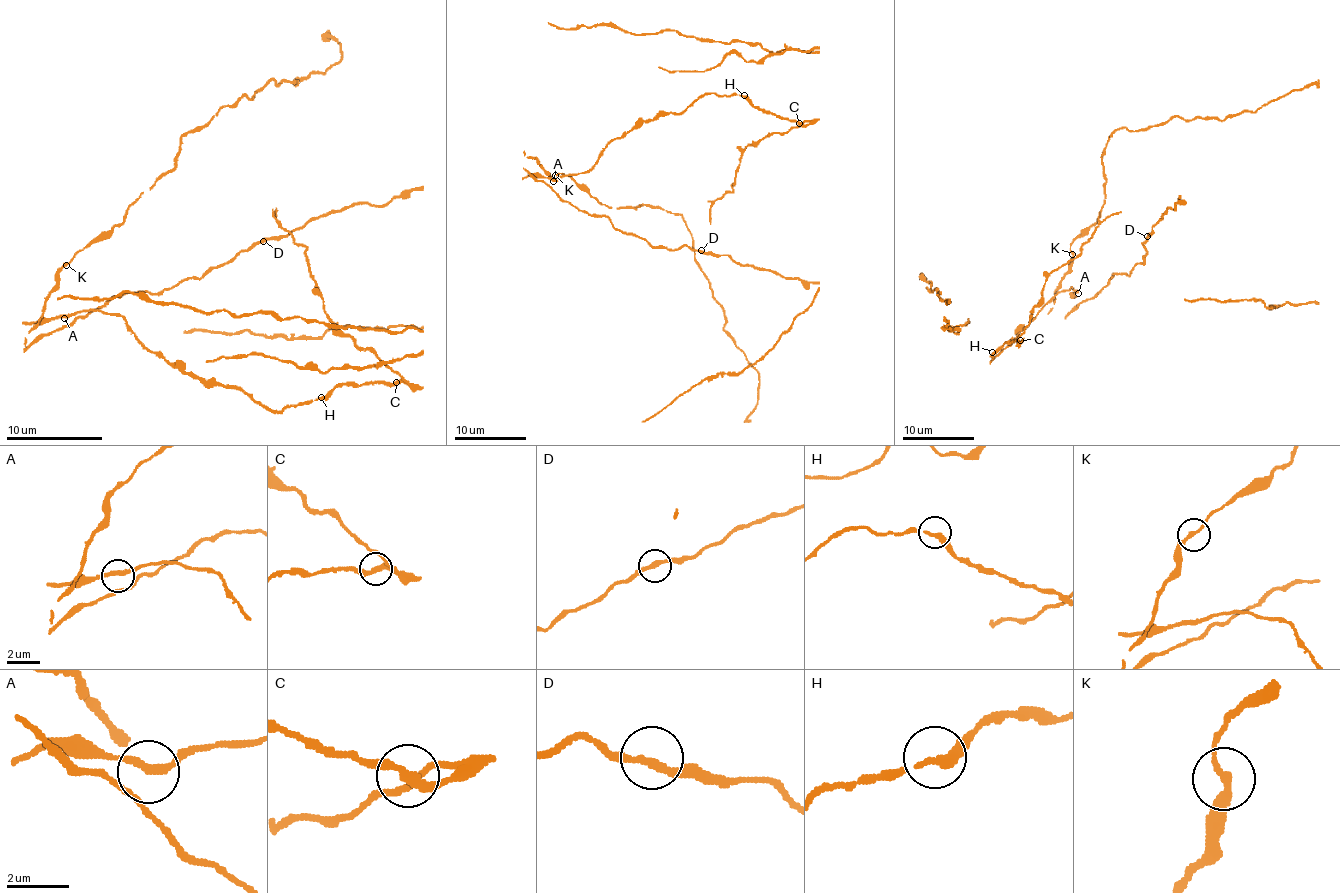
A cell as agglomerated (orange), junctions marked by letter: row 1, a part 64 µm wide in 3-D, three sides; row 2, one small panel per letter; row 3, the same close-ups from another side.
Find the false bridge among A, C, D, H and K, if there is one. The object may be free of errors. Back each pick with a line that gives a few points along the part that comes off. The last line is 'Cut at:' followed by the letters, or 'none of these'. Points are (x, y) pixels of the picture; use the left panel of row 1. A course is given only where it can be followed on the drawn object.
Cut at: C

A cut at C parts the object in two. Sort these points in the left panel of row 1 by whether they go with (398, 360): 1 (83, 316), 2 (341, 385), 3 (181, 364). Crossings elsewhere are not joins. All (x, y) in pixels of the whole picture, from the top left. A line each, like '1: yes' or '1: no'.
1: no
2: no
3: no

